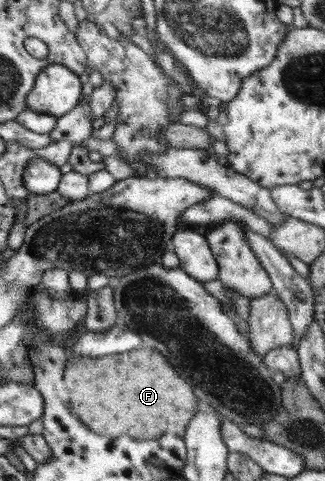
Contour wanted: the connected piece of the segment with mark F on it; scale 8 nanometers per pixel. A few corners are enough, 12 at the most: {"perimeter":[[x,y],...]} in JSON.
{"perimeter":[[156,351],[71,357],[79,420],[108,438],[182,438],[192,387]]}

